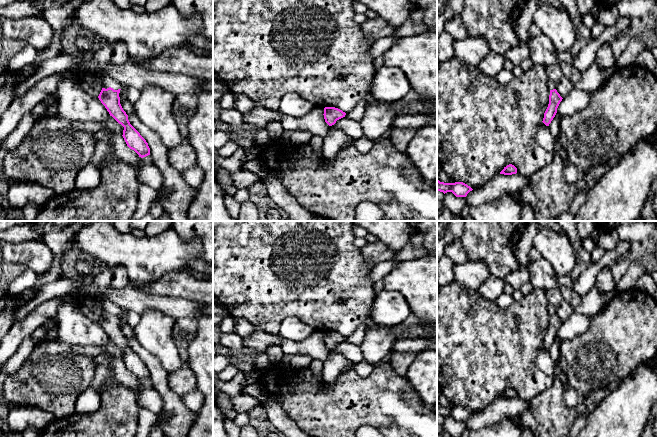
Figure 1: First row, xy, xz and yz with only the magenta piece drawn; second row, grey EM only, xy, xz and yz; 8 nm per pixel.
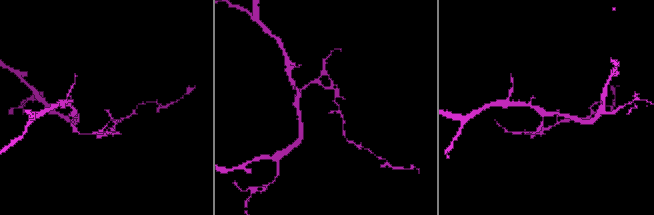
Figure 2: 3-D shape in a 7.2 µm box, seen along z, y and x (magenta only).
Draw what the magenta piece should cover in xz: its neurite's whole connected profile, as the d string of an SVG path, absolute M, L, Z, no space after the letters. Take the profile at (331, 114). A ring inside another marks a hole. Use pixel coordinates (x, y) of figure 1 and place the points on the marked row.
M364 98L362 99L354 108L352 111L349 113L345 113L342 110L335 108L335 107L325 107L324 108L324 119L325 122L329 125L332 126L336 123L337 120L343 118L343 117L348 117L350 119L353 119L355 121L360 122L362 119L365 108L367 105L369 98Z

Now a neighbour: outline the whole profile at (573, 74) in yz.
M561 62L559 66L563 71L564 77L568 78L573 84L581 79L582 72L575 68L572 64Z

